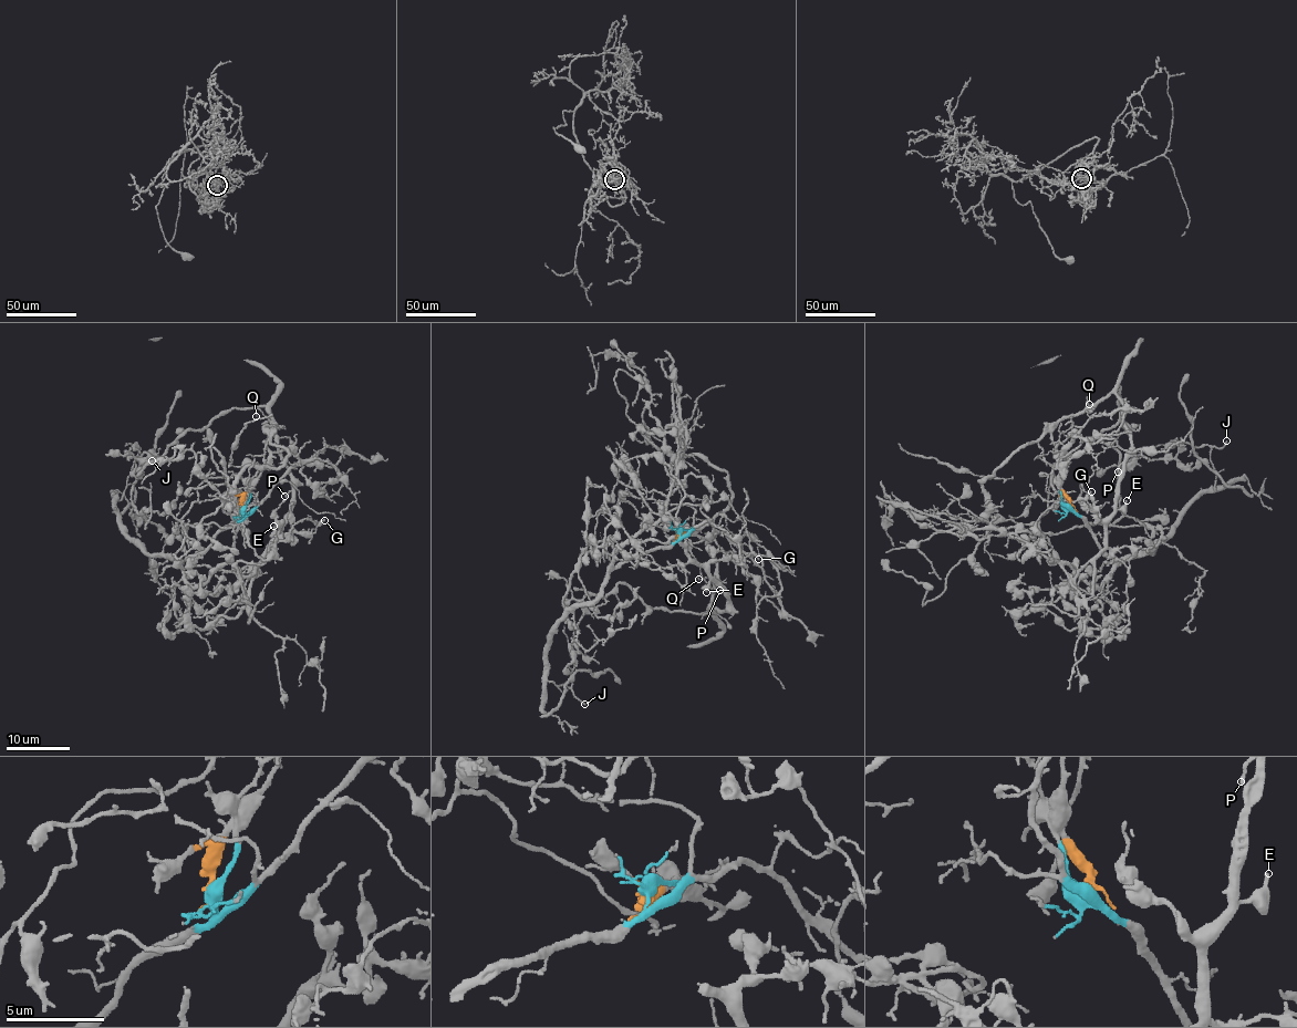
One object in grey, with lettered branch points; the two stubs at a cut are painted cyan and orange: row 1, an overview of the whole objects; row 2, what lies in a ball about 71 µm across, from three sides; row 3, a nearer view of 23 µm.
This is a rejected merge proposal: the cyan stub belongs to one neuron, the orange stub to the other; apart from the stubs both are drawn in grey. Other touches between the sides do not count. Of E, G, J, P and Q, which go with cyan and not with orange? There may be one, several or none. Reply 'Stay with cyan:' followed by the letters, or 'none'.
Stay with cyan: G, J

